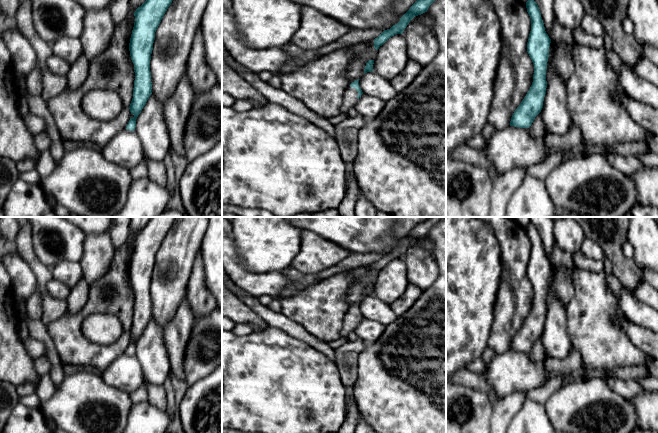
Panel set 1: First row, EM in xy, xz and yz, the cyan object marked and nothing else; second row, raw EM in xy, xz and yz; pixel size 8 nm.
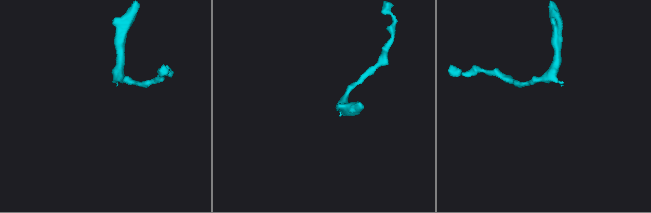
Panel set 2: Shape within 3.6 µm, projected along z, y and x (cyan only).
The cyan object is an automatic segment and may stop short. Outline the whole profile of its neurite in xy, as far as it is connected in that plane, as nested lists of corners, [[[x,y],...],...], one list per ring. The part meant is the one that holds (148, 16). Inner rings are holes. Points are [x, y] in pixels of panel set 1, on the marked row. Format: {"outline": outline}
{"outline": [[[146,0],[134,12],[135,22],[129,43],[135,72],[133,98],[129,109],[134,117],[130,117],[127,130],[135,130],[136,119],[152,94],[150,60],[155,32],[172,1]]]}

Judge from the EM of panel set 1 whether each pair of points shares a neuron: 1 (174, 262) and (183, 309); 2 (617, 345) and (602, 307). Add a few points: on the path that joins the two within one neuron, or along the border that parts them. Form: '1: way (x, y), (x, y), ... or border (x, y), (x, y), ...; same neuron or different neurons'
1: border (185, 297), (169, 321); different neurons
2: way (608, 336), (602, 330), (602, 316); same neuron

